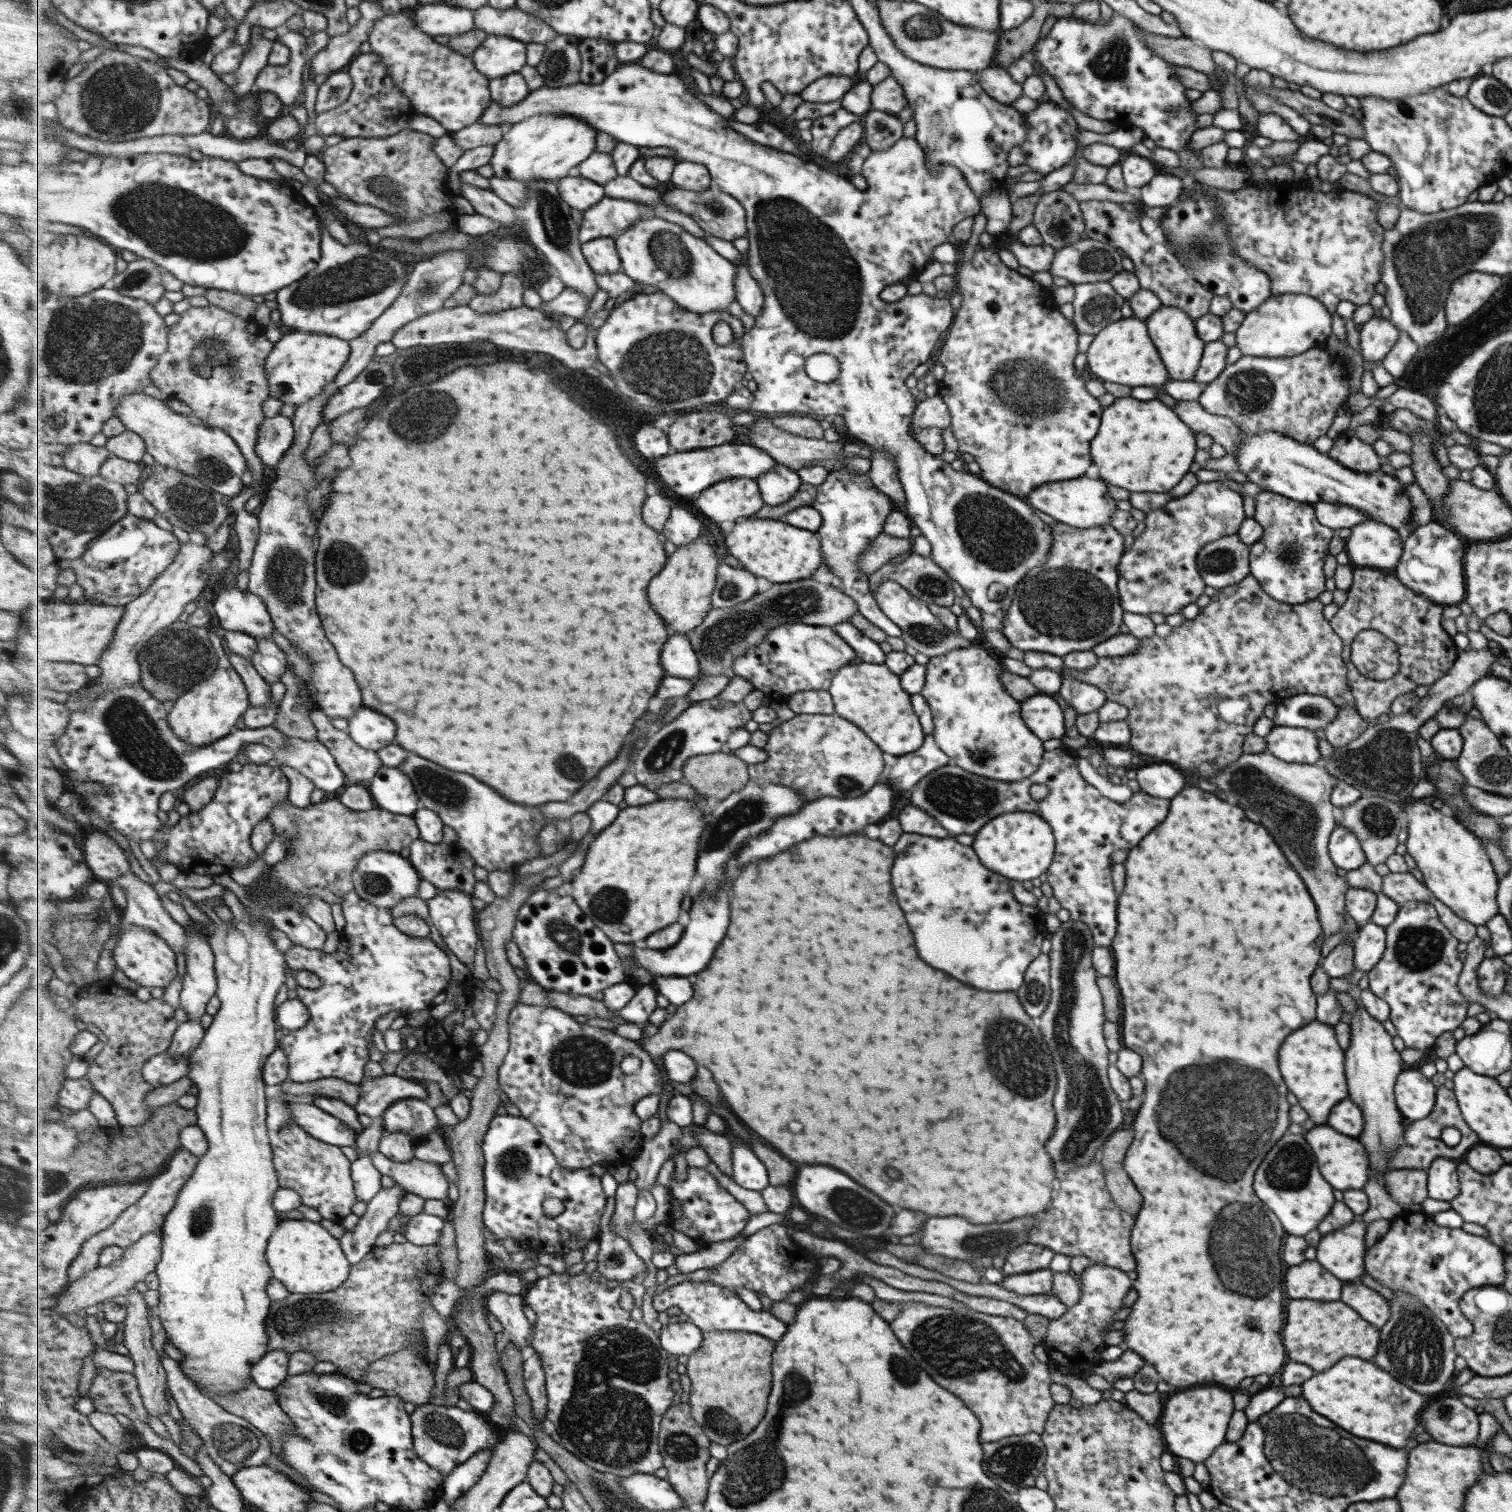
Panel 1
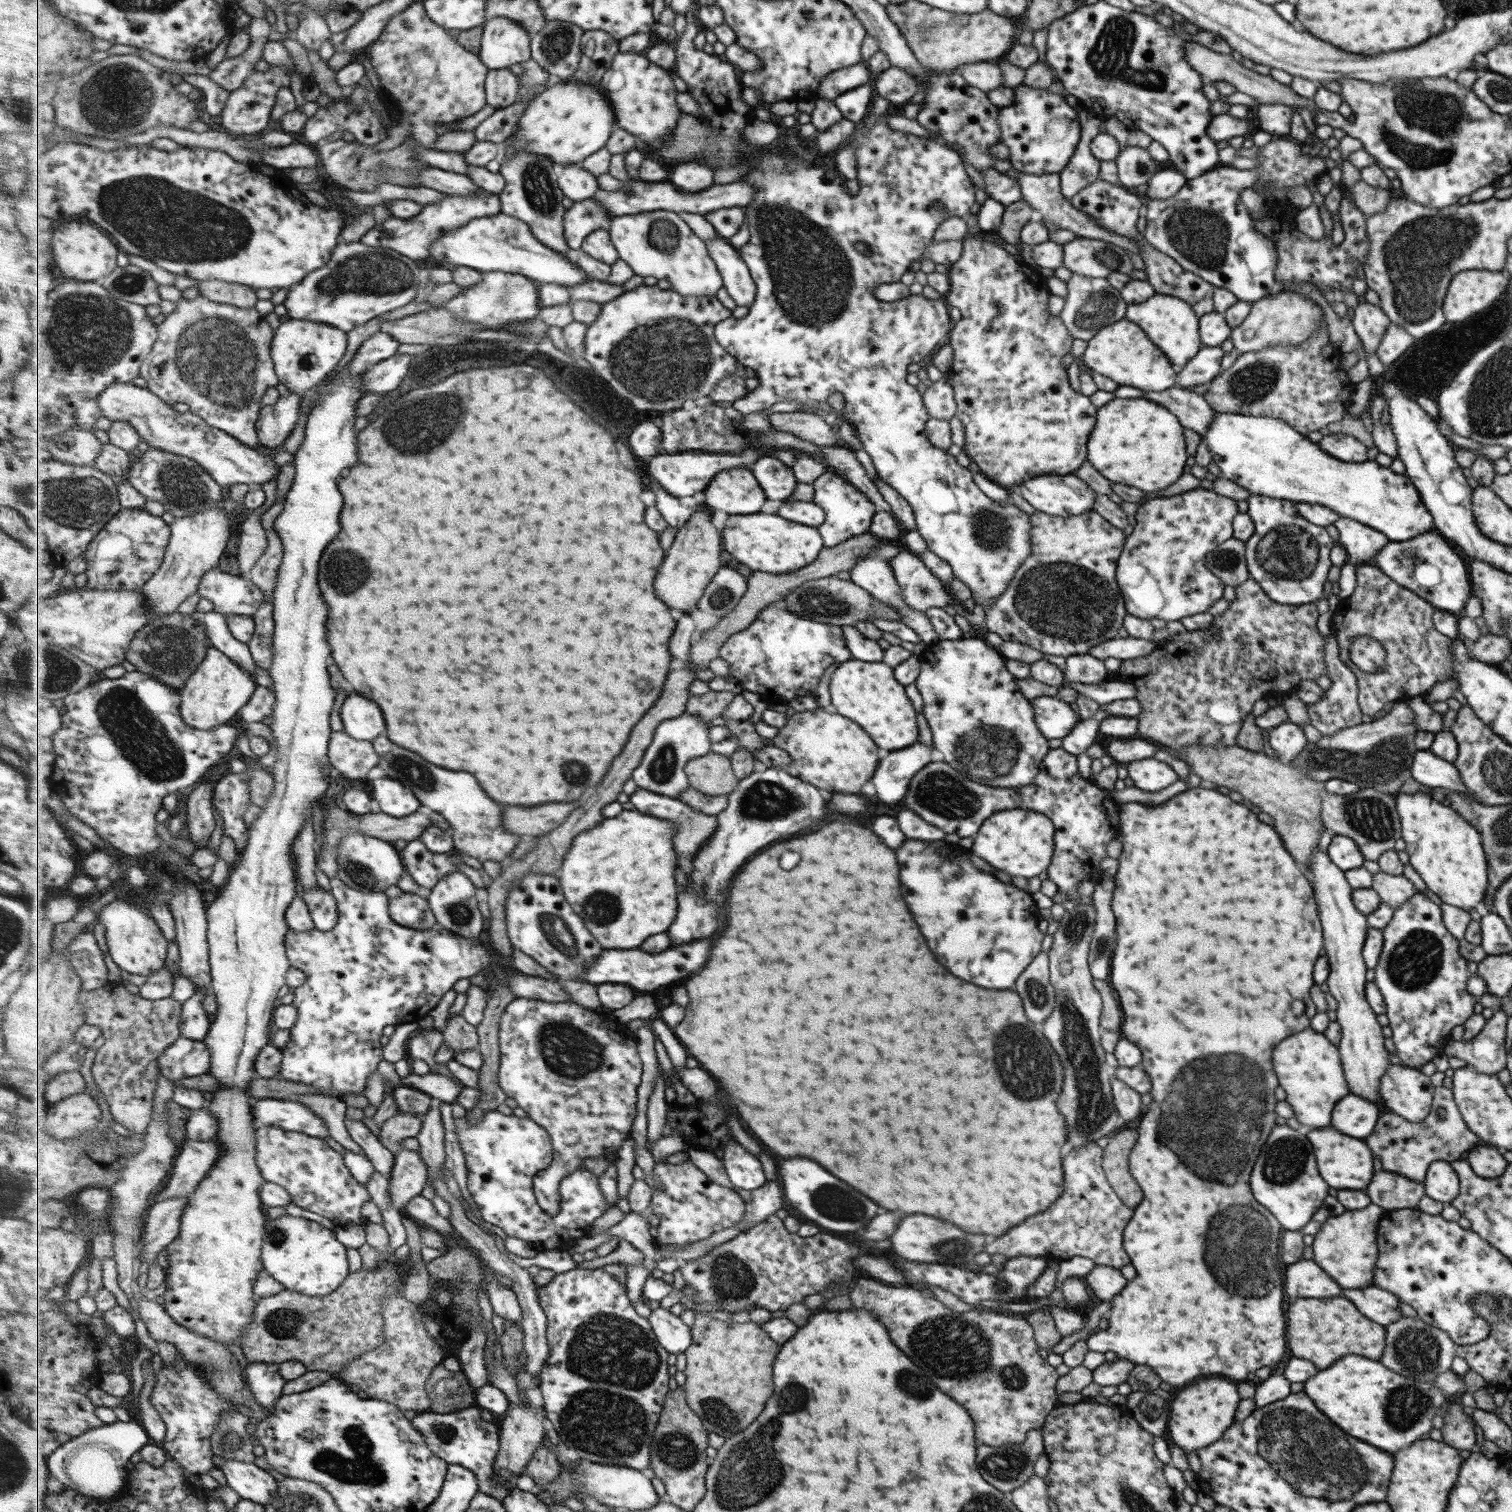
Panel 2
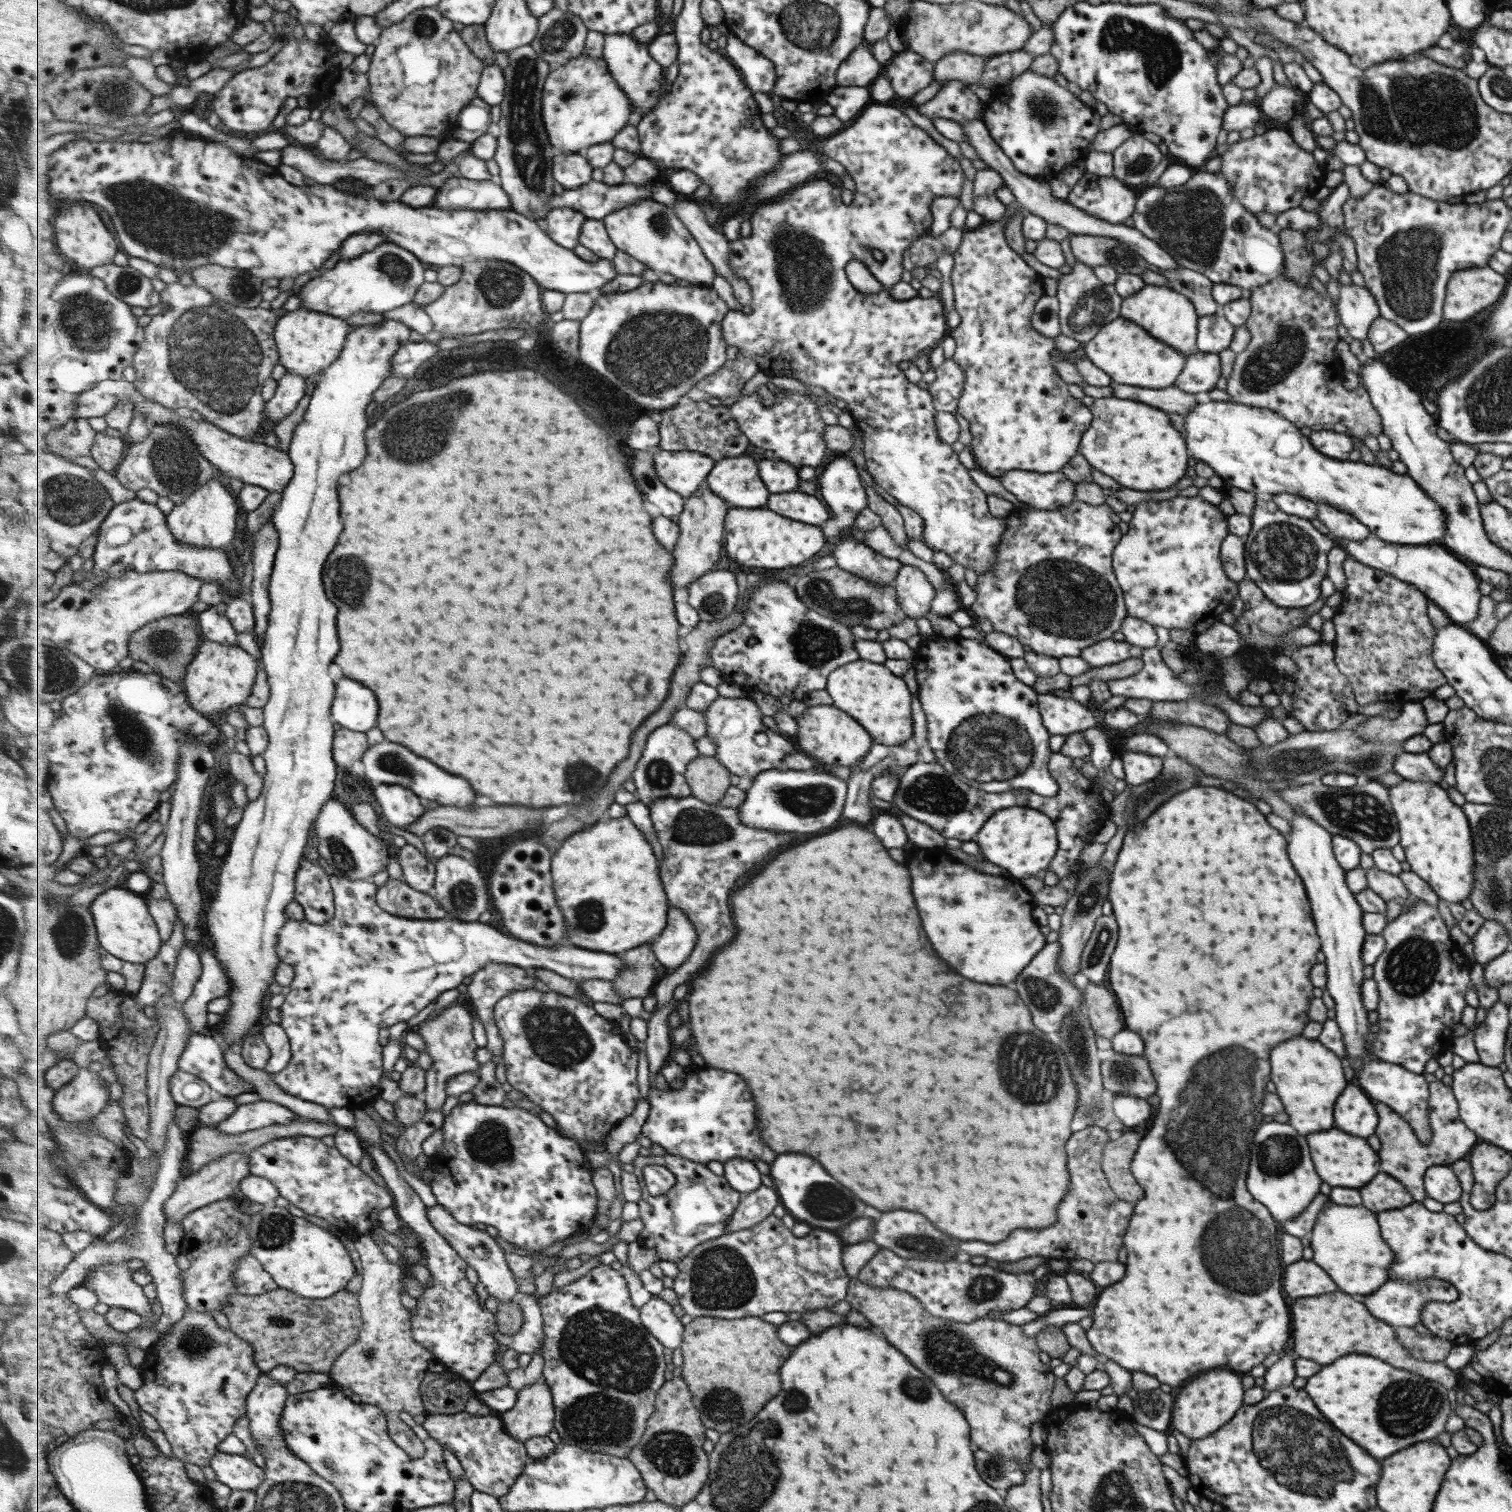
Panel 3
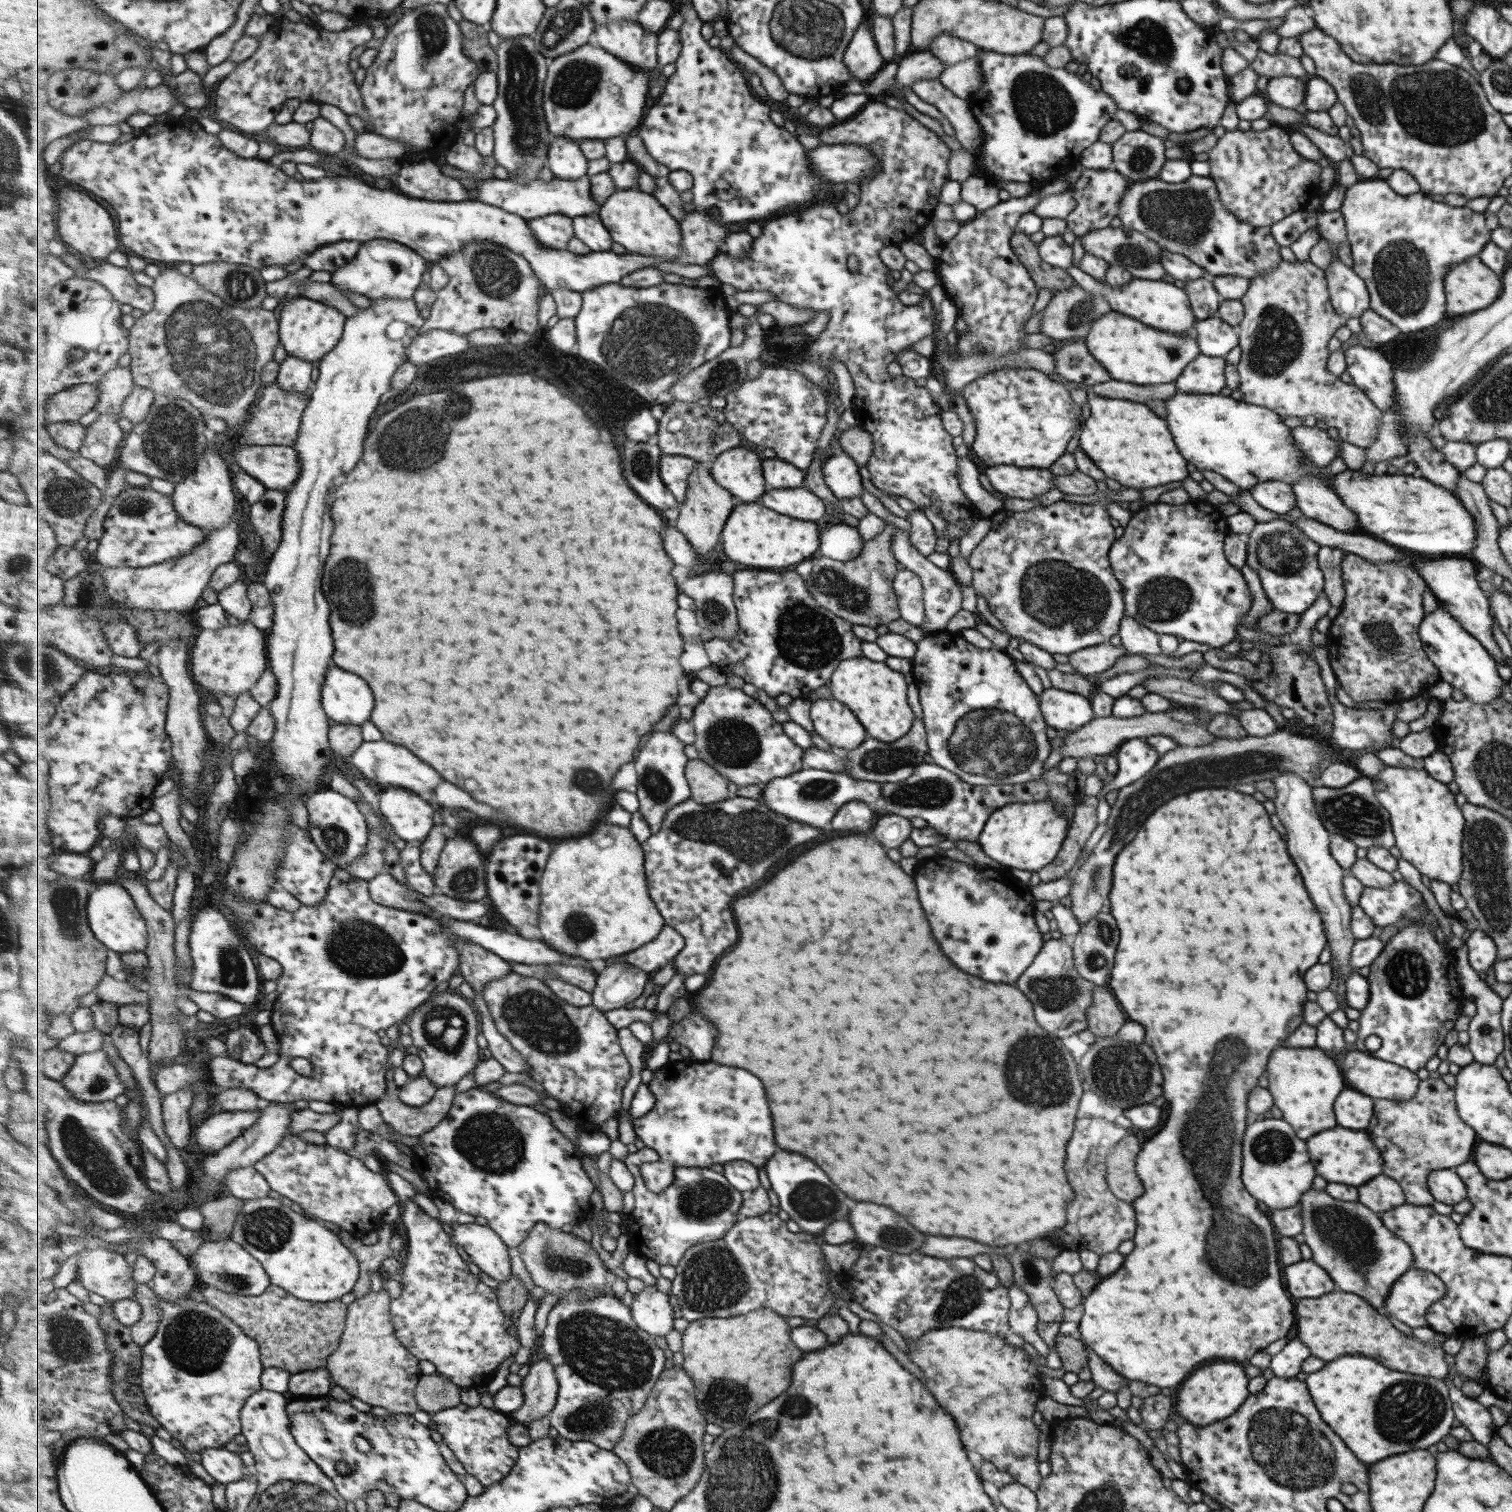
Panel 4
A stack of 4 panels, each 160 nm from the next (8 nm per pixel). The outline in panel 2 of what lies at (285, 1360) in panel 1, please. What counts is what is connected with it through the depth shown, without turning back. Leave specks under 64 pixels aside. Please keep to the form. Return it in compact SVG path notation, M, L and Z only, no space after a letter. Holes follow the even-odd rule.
M247 1362L247 1382L259 1404L275 1412L275 1404L283 1396L287 1384L277 1363Z

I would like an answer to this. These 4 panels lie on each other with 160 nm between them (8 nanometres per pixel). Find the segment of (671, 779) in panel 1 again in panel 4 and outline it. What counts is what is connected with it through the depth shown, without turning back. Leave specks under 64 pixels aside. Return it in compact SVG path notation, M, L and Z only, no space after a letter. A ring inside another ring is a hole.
M655 732L635 762L639 772L636 792L640 798L639 812L645 816L655 835L663 828L670 808L692 798L692 788L686 774L690 760L685 754L685 746L673 732Z

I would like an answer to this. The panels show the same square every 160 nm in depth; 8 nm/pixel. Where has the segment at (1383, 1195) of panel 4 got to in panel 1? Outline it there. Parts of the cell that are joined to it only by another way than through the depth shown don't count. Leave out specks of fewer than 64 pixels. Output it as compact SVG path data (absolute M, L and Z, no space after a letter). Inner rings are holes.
M1393 1169L1384 1172L1383 1186L1391 1200L1403 1207L1427 1199L1426 1172L1423 1169Z

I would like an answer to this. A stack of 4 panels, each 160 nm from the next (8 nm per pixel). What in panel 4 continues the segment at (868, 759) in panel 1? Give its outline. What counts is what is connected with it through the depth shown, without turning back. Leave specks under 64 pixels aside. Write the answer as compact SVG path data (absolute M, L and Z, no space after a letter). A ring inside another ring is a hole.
M837 700L809 701L809 719L815 734L831 748L853 751L865 738L864 728L857 718Z

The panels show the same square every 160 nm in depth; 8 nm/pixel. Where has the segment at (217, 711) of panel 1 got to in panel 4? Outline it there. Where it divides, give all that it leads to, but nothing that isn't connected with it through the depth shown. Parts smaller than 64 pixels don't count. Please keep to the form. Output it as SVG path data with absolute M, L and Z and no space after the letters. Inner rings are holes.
M240 620L239 625L227 625L219 630L202 629L194 641L191 654L191 673L197 686L211 693L216 699L217 695L227 695L233 699L249 693L262 678L270 662L267 654L265 631L257 628L250 620Z

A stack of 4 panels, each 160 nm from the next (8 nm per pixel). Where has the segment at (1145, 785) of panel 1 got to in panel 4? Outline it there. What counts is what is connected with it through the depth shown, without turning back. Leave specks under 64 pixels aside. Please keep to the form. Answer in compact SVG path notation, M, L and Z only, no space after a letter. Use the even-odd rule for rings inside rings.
M1132 738L1123 742L1113 752L1117 760L1118 769L1113 779L1107 784L1111 788L1123 788L1143 775L1154 766L1159 754L1147 745L1144 739Z

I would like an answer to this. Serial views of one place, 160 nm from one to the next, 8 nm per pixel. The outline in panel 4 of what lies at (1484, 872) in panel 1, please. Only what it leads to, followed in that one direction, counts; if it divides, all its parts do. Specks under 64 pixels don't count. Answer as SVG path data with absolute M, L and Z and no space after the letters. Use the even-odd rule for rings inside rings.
M1384 766L1379 775L1369 778L1376 799L1388 812L1394 845L1400 858L1407 860L1430 880L1441 880L1449 886L1457 883L1462 873L1464 820L1447 785L1431 778L1421 767Z

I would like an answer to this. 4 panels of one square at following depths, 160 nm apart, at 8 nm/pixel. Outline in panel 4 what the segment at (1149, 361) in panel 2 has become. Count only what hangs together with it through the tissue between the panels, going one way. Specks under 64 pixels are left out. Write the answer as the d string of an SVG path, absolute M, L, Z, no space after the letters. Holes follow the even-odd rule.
M1111 310L1091 322L1090 325L1091 328L1083 339L1085 347L1089 354L1093 356L1093 359L1097 360L1109 372L1109 376L1113 380L1141 384L1141 386L1145 386L1145 384L1165 384L1165 382L1173 383L1173 380L1183 372L1186 364L1189 364L1191 360L1200 355L1197 341L1195 341L1194 326L1186 334L1171 334L1162 330L1159 332L1159 330L1144 325L1138 320Z

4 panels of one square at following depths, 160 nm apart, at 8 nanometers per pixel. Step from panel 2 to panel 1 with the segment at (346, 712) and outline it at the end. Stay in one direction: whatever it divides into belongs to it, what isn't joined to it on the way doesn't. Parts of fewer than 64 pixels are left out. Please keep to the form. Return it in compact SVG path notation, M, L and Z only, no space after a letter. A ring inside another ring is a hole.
M363 706L355 717L348 720L347 731L362 748L379 752L389 744L393 744L397 726L385 714Z

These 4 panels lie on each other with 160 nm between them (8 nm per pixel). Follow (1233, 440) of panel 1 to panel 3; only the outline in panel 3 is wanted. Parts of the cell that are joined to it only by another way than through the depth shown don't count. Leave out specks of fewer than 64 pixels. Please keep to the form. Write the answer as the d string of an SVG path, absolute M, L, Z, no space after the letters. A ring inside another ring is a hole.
M1110 381L1113 397L1139 400L1151 404L1163 412L1173 412L1185 416L1192 406L1200 400L1198 395L1179 390L1174 384L1165 388L1135 388L1135 386L1121 386Z

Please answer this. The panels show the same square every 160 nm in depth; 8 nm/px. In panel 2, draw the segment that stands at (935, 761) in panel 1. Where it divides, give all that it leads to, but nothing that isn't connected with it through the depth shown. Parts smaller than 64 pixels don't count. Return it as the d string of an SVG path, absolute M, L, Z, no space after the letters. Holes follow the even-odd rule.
M915 742L899 751L889 751L885 758L878 760L871 775L877 798L885 804L900 802L907 792L911 777L931 762L932 746Z

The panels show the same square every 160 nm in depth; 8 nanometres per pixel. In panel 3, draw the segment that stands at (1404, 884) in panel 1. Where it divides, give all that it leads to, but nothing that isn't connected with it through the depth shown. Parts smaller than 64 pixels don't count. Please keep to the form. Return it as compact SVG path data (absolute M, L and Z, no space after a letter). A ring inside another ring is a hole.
M1371 867L1365 870L1366 887L1375 892L1385 903L1385 918L1394 919L1404 908L1403 902L1409 900L1409 891L1398 876Z

